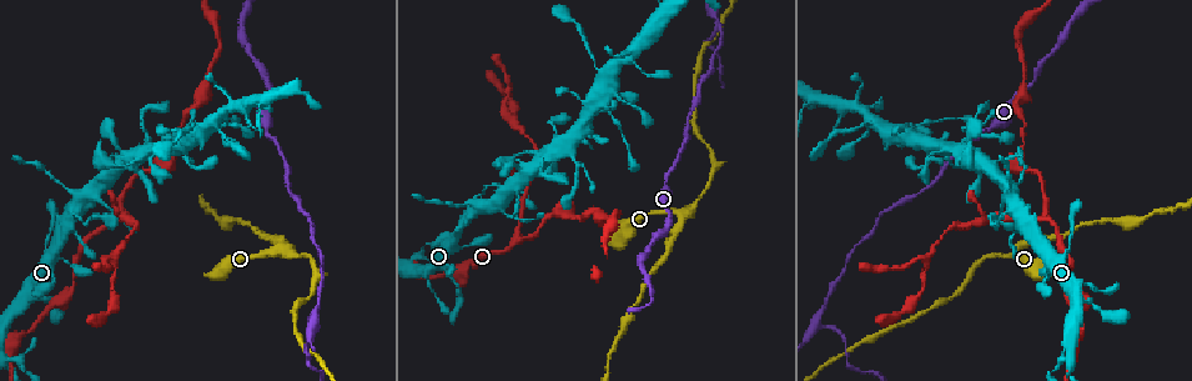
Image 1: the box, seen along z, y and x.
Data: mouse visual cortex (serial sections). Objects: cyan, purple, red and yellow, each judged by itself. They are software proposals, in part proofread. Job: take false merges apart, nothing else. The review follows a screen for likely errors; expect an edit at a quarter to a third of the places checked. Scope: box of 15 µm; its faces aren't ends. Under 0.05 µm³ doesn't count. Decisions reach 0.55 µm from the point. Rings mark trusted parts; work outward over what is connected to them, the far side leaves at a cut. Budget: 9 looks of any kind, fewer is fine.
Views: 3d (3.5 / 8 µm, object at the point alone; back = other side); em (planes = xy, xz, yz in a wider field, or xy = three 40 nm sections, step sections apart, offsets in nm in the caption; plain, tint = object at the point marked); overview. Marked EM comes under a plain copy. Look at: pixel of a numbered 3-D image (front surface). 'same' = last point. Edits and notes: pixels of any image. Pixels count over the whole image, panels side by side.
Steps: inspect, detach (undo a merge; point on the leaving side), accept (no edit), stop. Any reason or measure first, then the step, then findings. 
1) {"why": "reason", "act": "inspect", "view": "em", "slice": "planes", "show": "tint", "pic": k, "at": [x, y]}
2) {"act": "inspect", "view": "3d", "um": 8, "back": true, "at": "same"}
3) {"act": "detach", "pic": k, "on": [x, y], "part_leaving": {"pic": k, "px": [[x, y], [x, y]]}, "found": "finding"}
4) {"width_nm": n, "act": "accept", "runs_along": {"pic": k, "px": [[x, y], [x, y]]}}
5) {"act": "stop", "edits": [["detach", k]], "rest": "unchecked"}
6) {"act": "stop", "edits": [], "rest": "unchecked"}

{"why": "abrupt turn", "act": "inspect", "view": "3d", "um": 3.5, "back": true, "pic": 1, "at": [29, 375]}

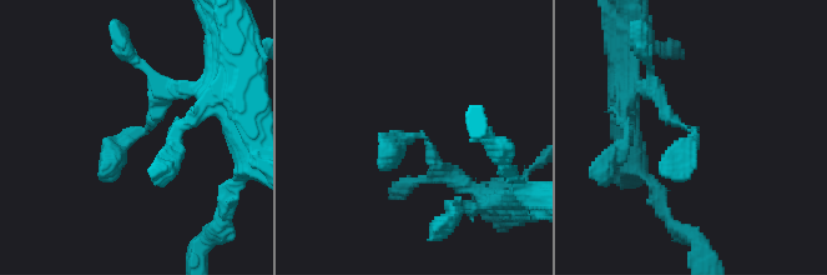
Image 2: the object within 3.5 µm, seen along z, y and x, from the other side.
{"arm_widths_nm": [250, 300], "why": "shape alone is not enough", "act": "inspect", "view": "em", "slice": "xy", "step": 1, "show": "tint", "pic": 2, "at": [420, 136]}

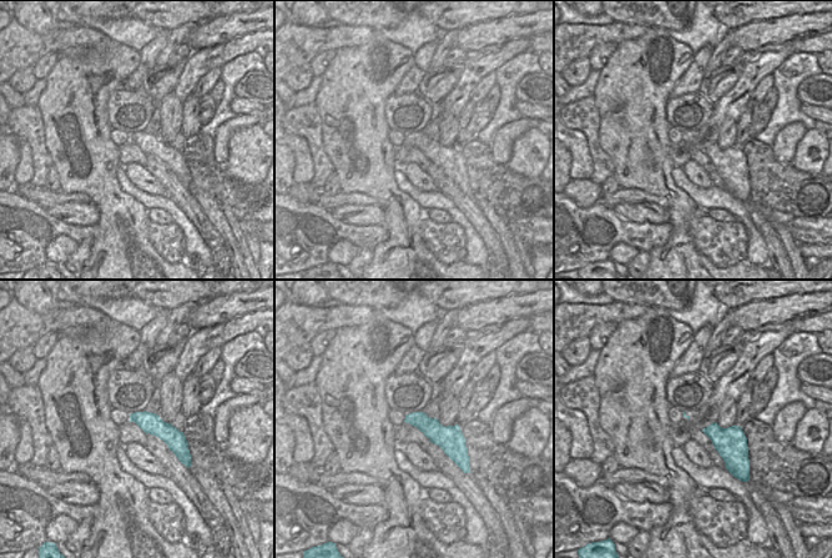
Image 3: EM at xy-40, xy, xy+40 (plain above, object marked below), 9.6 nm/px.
{"act": "accept", "runs_along": {"pic": 2, "px": [[186, 90], [159, 101], [101, 179]]}, "found": "one cell here"}

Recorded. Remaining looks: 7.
{"why": "thick turns thin", "act": "inspect", "view": "3d", "um": 3.5, "pic": 1, "at": [1009, 183]}

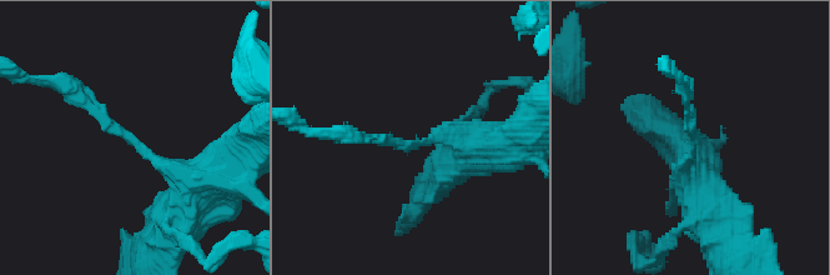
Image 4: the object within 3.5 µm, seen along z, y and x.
{"why": "shape alone is not enough", "act": "inspect", "view": "em", "slice": "xy", "step": 5, "show": "tint", "pic": 4, "at": [138, 145]}

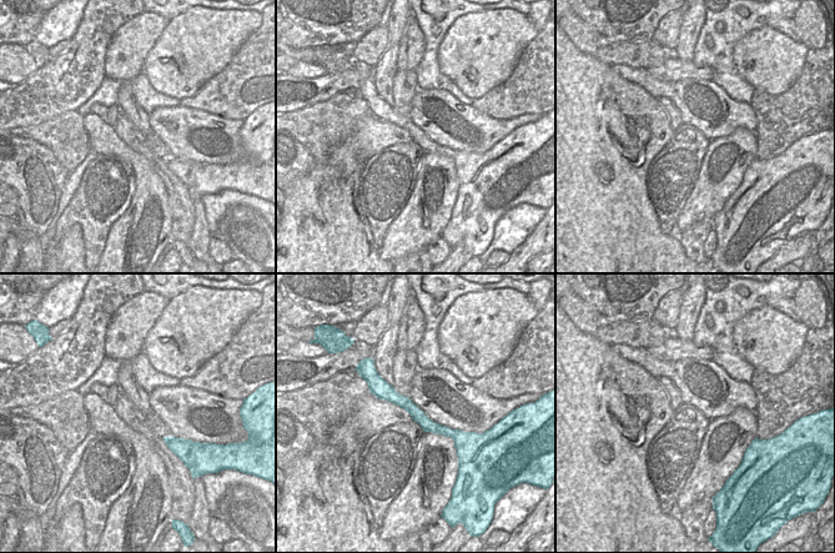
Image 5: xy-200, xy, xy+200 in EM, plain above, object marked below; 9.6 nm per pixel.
{"why": "cut it another way", "act": "inspect", "view": "em", "slice": "xy", "step": 2, "show": "tint", "at": "same"}

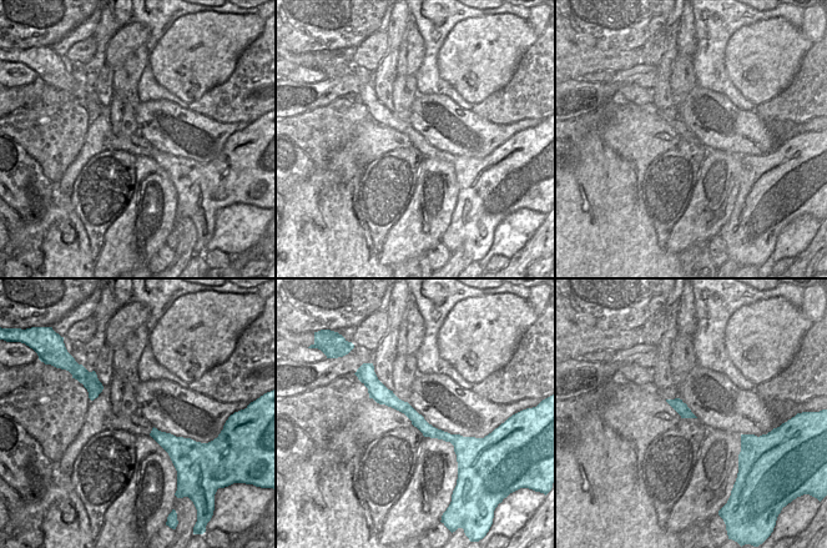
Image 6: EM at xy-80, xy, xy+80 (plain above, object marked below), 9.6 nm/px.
{"act": "detach", "pic": 4, "on": [105, 126], "border": {"pic": 6, "px": [[423, 418], [423, 423], [417, 427]]}, "found": "two cells meet here"}

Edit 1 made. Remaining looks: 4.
{"why": "redraw", "act": "inspect", "view": "overview"}

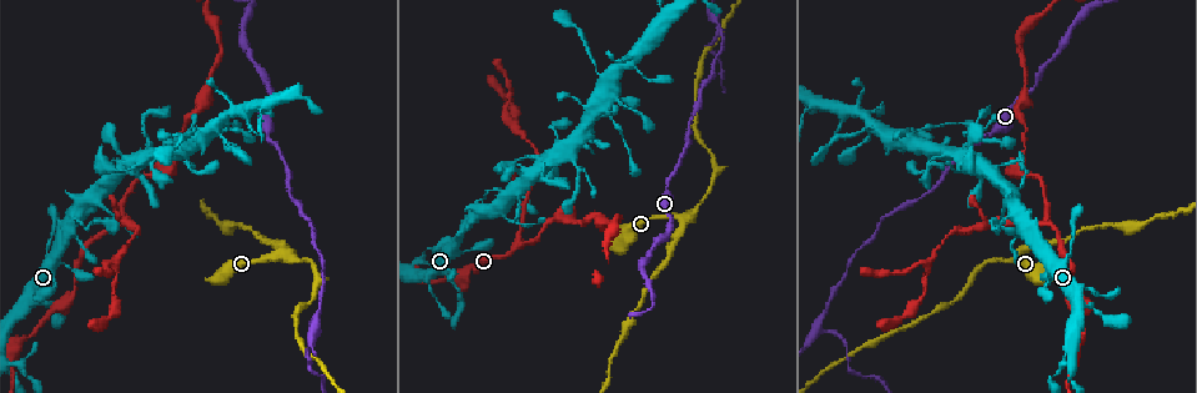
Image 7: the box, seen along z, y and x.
{"why": "a narrow waist", "act": "inspect", "view": "3d", "um": 3.5, "pic": 7, "at": [542, 164]}

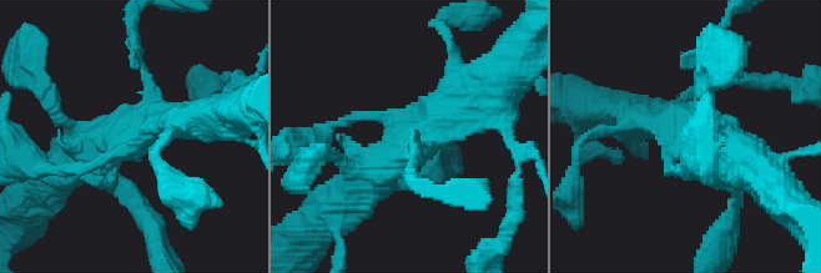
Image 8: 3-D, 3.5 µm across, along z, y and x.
{"act": "inspect", "view": "em", "slice": "xy", "step": 5, "show": "tint", "pic": 8, "at": [400, 134]}

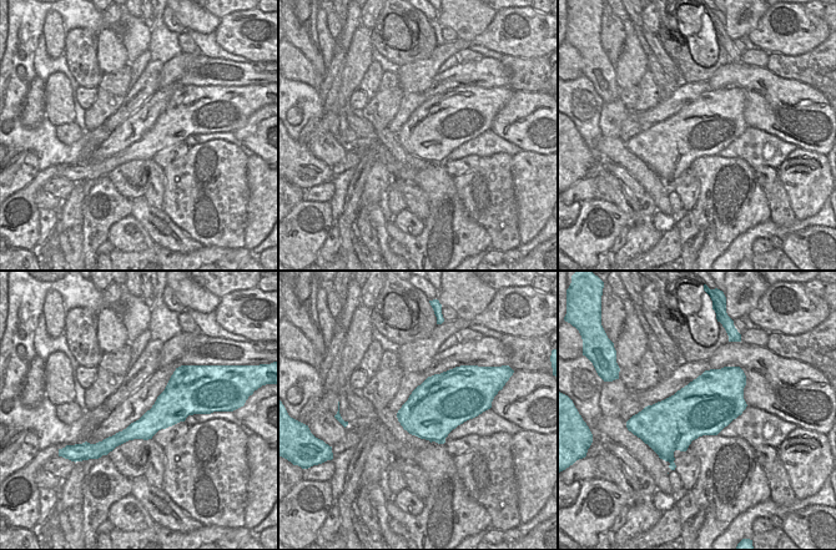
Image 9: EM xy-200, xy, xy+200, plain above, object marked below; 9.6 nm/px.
{"arm_widths_nm": [150, 150, 450, 600], "act": "accept", "runs_along": {"pic": 8, "px": [[351, 196], [392, 157], [480, 96]]}, "found": "all the same cell"}

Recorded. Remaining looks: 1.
{"why": "a fork", "act": "inspect", "view": "3d", "um": 3.5, "pic": 7, "at": [513, 243]}

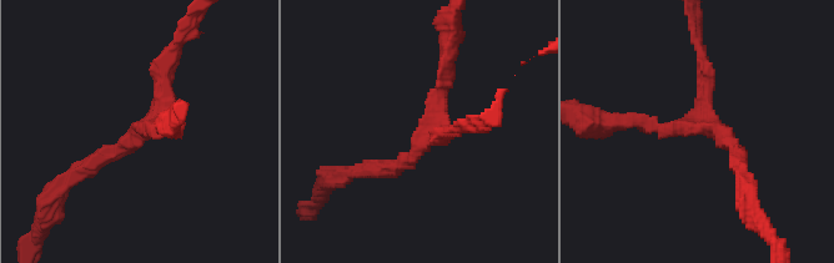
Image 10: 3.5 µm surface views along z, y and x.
{"arms": 3, "act": "accept", "runs_along": {"pic": 10, "px": [[94, 162], [159, 116], [171, 47]]}, "found": "continuous, no second cell"}

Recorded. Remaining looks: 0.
{"act": "stop", "edits": [["detach", 4]], "rest": "unchecked"}

